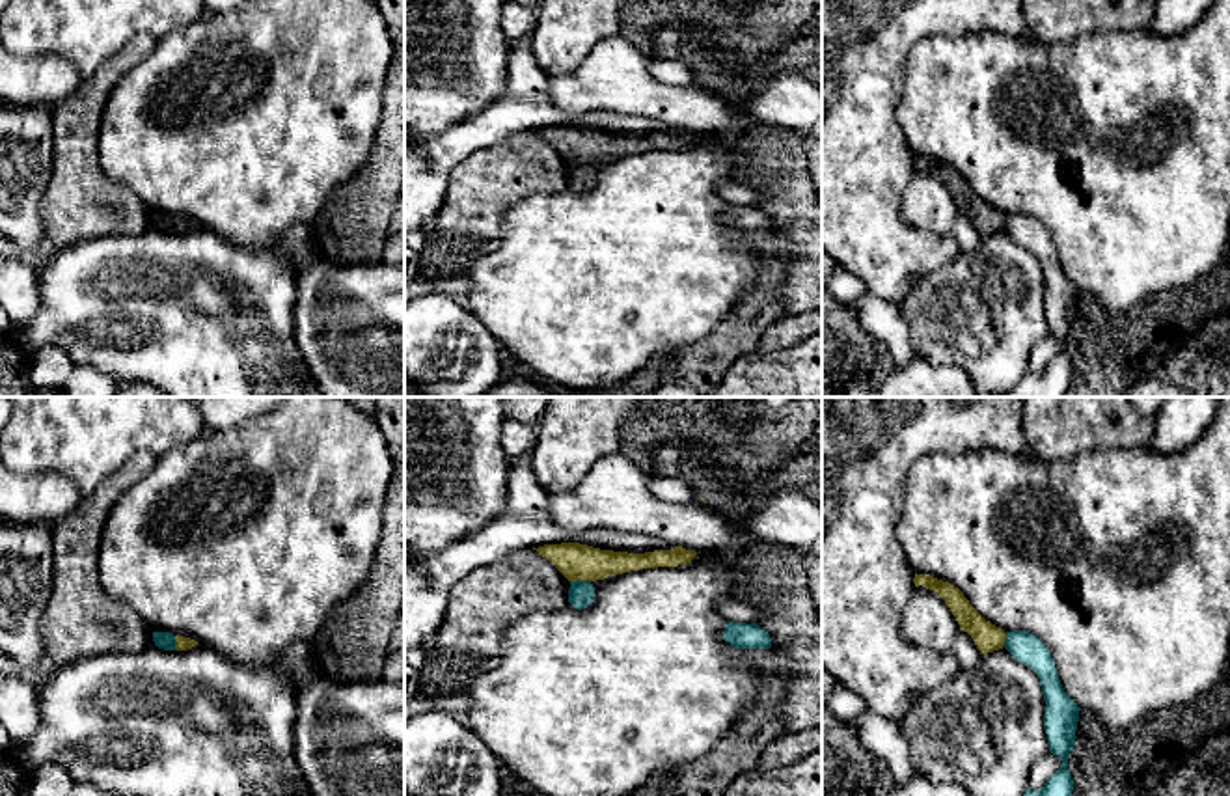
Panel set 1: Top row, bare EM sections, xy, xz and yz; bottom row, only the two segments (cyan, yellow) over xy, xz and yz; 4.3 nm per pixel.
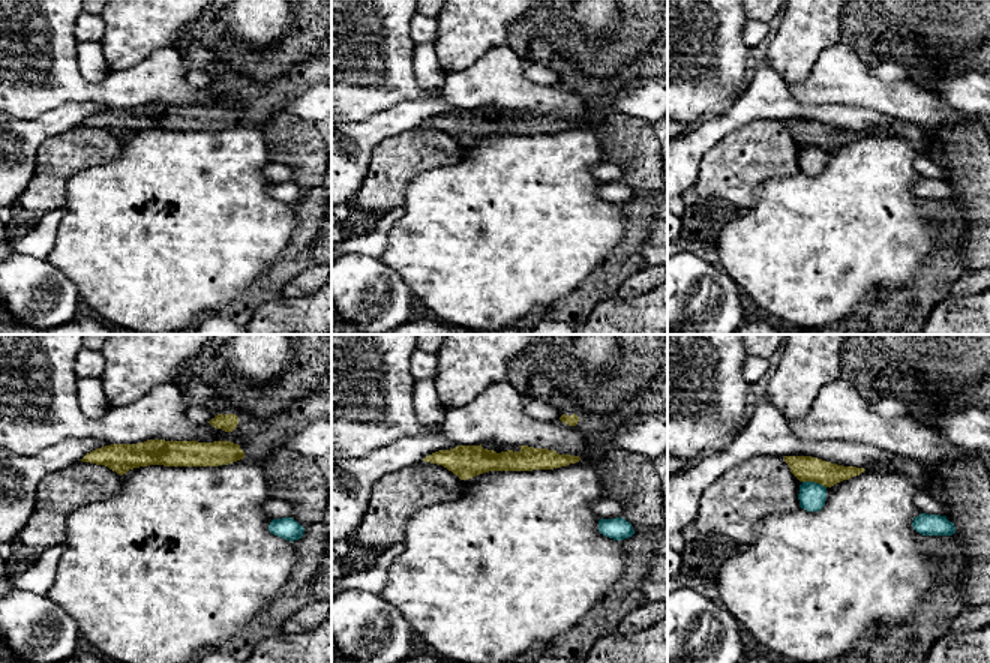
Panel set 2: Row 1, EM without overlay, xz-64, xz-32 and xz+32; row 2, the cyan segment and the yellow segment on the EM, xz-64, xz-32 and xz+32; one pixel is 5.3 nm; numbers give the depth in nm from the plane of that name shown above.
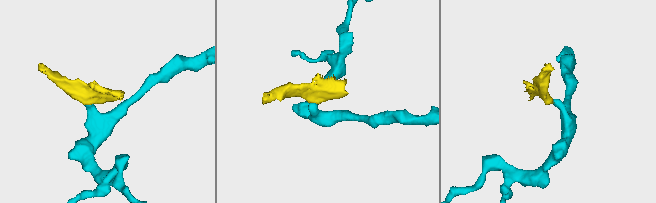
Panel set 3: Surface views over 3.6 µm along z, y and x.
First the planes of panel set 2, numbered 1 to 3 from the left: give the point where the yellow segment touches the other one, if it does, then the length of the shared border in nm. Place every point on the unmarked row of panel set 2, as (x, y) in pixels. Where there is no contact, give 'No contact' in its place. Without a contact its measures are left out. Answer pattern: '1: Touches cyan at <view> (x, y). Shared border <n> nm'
1: No contact
2: No contact
3: Touches cyan at xz+32 (815, 147). Shared border 130 nm

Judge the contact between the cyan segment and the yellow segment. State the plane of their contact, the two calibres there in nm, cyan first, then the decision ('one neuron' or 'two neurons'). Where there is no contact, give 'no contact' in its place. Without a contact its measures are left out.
xz | 110/160 nm | two neurons

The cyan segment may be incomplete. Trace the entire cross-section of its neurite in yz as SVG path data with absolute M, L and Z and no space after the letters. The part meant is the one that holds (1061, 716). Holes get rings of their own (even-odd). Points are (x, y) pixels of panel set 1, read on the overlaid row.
M1006 632L1004 649L1038 675L1046 699L1044 729L1049 751L1062 761L1040 790L1027 789L1023 796L1072 796L1073 779L1068 770L1068 755L1075 746L1081 708L1064 692L1047 647L1034 634Z

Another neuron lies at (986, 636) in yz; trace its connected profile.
M917 574L915 587L922 585L937 593L956 617L960 630L967 632L980 654L988 654L1004 647L1006 632L986 621L964 597L964 593L949 582L937 580L930 574Z

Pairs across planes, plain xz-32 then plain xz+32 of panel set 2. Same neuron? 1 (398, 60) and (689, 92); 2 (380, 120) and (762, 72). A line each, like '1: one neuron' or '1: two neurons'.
1: one neuron
2: one neuron

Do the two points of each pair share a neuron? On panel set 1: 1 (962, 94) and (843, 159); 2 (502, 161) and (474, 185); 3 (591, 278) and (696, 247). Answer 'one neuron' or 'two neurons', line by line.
1: two neurons
2: one neuron
3: one neuron

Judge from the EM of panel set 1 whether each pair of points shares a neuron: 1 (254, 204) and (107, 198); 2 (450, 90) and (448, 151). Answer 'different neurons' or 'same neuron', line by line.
1: different neurons
2: different neurons

